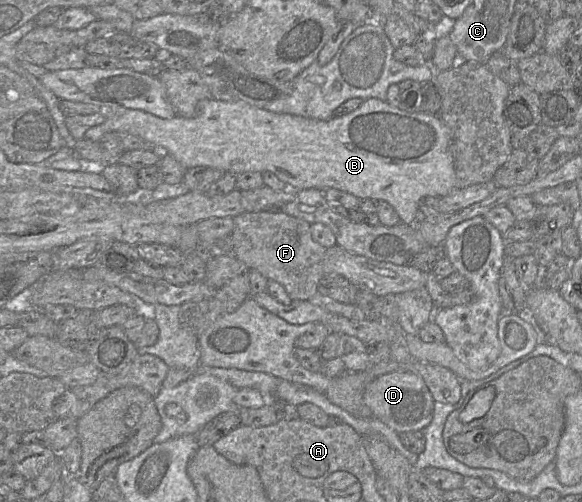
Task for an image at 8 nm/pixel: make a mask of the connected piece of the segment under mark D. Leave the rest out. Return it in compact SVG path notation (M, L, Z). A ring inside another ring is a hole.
M390 372L374 378L363 399L373 416L397 433L421 431L433 419L435 400L422 377L412 372Z

